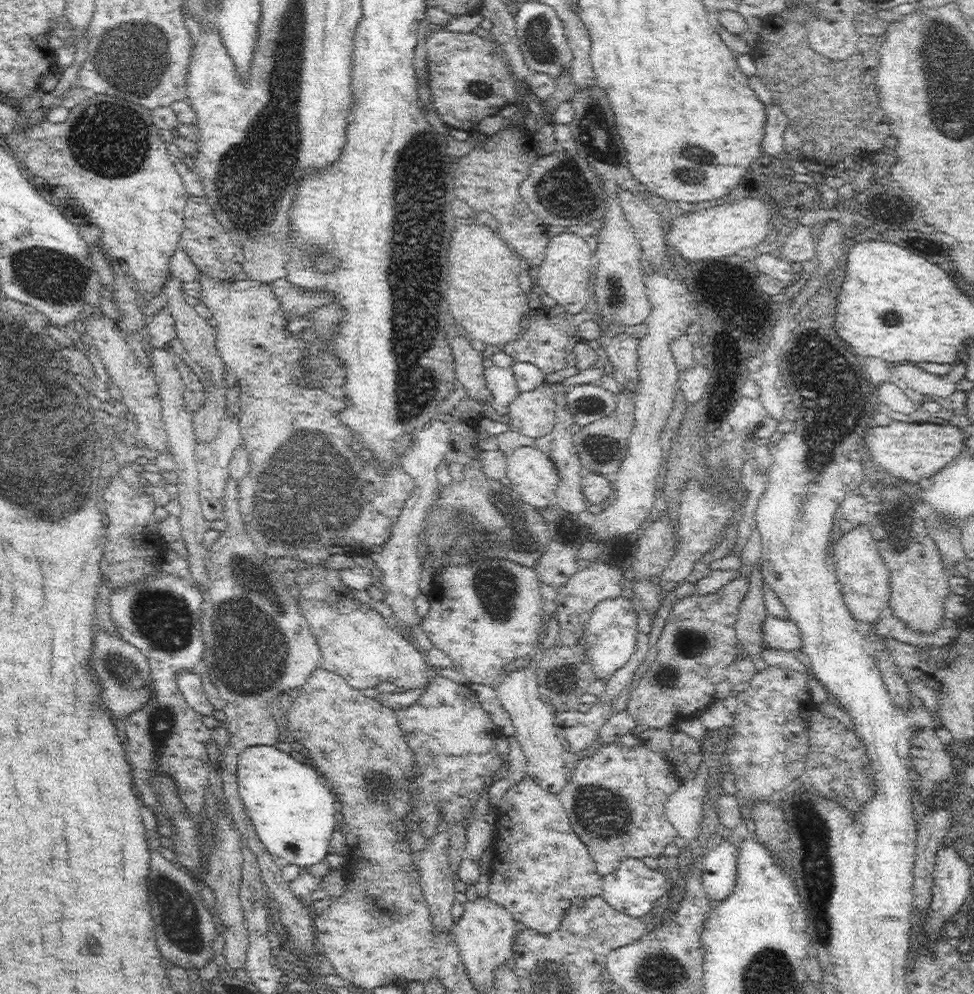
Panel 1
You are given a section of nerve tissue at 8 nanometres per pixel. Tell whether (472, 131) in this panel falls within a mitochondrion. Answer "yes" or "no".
no

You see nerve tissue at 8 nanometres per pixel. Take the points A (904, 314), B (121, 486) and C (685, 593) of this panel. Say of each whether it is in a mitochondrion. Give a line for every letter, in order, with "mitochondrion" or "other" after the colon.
A: mitochondrion
B: other
C: other

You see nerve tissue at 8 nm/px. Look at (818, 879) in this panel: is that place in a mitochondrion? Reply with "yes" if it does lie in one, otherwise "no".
yes

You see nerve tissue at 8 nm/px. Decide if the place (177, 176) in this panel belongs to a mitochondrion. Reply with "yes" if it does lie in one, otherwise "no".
no

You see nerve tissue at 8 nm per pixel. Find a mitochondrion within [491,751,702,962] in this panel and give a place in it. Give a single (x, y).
(600, 814)

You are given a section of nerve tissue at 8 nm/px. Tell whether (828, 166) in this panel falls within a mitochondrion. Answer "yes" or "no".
no

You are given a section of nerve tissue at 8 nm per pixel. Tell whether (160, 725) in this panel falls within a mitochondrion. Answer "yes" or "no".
yes

